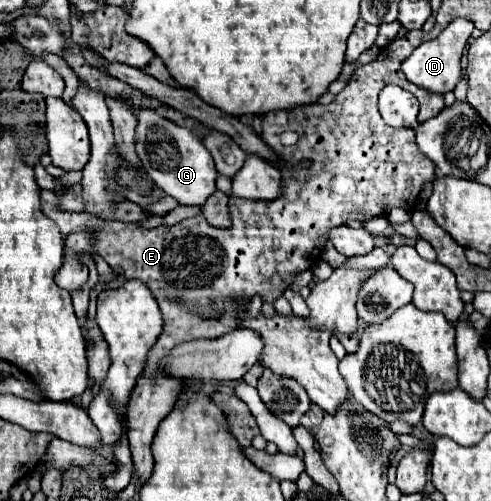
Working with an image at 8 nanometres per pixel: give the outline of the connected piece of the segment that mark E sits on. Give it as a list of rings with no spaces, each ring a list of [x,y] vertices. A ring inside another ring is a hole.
[[[410,33],[410,37],[396,37],[390,45],[386,45],[384,49],[380,49],[380,53],[388,53],[388,57],[382,55],[382,57],[378,57],[378,59],[374,59],[374,61],[362,65],[362,67],[358,67],[358,69],[354,71],[354,75],[348,79],[346,87],[344,87],[344,89],[334,97],[334,101],[328,103],[328,105],[300,105],[300,107],[294,107],[294,109],[288,109],[288,111],[286,111],[286,109],[280,109],[280,111],[268,111],[266,115],[262,115],[262,141],[264,141],[266,145],[270,145],[270,149],[272,149],[272,151],[276,153],[276,157],[280,159],[282,193],[278,195],[278,199],[272,199],[272,201],[252,201],[252,199],[238,199],[238,197],[232,197],[230,203],[228,203],[228,211],[230,211],[230,219],[232,219],[232,225],[230,225],[230,227],[224,227],[224,229],[212,227],[212,225],[206,221],[206,217],[204,217],[202,213],[196,215],[196,217],[192,217],[192,219],[184,219],[184,221],[180,221],[180,223],[176,223],[176,225],[160,225],[160,227],[154,227],[154,229],[144,229],[144,227],[140,227],[138,223],[102,221],[100,217],[94,217],[92,213],[84,213],[84,211],[82,211],[82,213],[72,213],[72,215],[70,215],[70,213],[58,213],[58,209],[54,209],[54,197],[50,197],[50,193],[46,193],[46,191],[40,191],[44,215],[50,217],[54,223],[60,225],[60,231],[62,231],[64,237],[70,235],[70,233],[74,233],[78,227],[88,225],[88,227],[92,229],[92,235],[94,235],[94,243],[92,243],[92,245],[94,245],[94,253],[100,255],[112,269],[118,269],[126,279],[142,279],[142,281],[146,283],[146,287],[152,291],[152,295],[154,295],[154,299],[158,301],[158,305],[160,305],[160,311],[162,311],[162,317],[164,317],[164,329],[162,329],[162,335],[158,337],[158,341],[154,343],[154,347],[152,347],[150,353],[148,353],[148,363],[146,363],[142,375],[138,377],[138,383],[136,383],[136,387],[134,387],[134,391],[132,391],[132,397],[130,397],[130,401],[128,401],[128,407],[126,407],[128,441],[130,441],[132,461],[134,461],[136,473],[138,473],[138,477],[140,477],[140,483],[148,481],[148,477],[152,475],[154,459],[152,459],[150,447],[152,447],[152,439],[154,439],[154,435],[156,435],[158,423],[172,411],[172,407],[174,407],[174,403],[176,403],[176,399],[178,399],[178,395],[180,395],[180,391],[182,391],[182,387],[184,387],[184,379],[172,377],[172,375],[168,375],[168,373],[160,367],[162,357],[166,357],[166,355],[168,355],[176,345],[180,345],[180,343],[188,343],[188,341],[196,341],[196,339],[218,339],[218,337],[226,335],[228,331],[238,329],[238,325],[242,323],[242,319],[240,319],[242,307],[244,307],[252,297],[258,295],[262,301],[274,303],[278,297],[282,297],[282,293],[284,293],[286,287],[292,283],[292,279],[294,279],[296,273],[300,273],[300,271],[304,271],[304,269],[310,269],[310,267],[318,261],[316,257],[320,257],[320,253],[322,253],[322,249],[324,249],[326,233],[328,233],[330,227],[342,225],[342,223],[346,223],[346,221],[350,221],[350,219],[366,221],[366,219],[372,219],[372,217],[378,217],[378,215],[380,215],[380,217],[386,217],[386,213],[388,213],[390,209],[394,209],[394,207],[400,207],[400,209],[406,209],[406,211],[414,211],[416,199],[418,199],[422,187],[424,187],[426,183],[432,183],[432,181],[436,179],[436,175],[434,175],[434,163],[432,163],[424,153],[420,153],[420,149],[416,147],[414,129],[410,129],[410,127],[398,127],[398,129],[396,129],[396,127],[390,127],[390,125],[384,123],[384,119],[382,119],[382,115],[380,115],[380,111],[378,111],[378,93],[380,93],[386,85],[390,85],[390,83],[392,83],[392,85],[398,85],[398,87],[402,87],[402,89],[406,89],[406,91],[410,91],[410,93],[414,93],[414,97],[418,99],[418,103],[420,104],[418,123],[422,123],[422,121],[434,117],[434,113],[440,113],[440,111],[442,111],[442,107],[444,107],[444,95],[430,93],[430,91],[426,91],[426,89],[418,89],[418,87],[416,87],[414,83],[410,83],[410,81],[406,79],[406,75],[400,71],[400,63],[402,63],[406,57],[410,57],[410,53],[412,53],[420,43],[422,43],[422,35],[420,35],[420,33]],[[284,131],[294,131],[294,133],[298,133],[298,141],[296,141],[294,145],[284,145],[284,143],[280,141],[280,135],[282,135]],[[302,159],[310,159],[310,161],[314,163],[312,169],[308,169],[308,171],[298,169],[298,163],[300,163]],[[204,311],[210,311],[212,315],[206,317]]]

